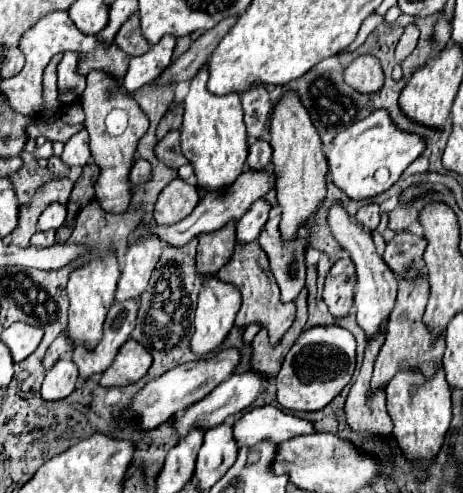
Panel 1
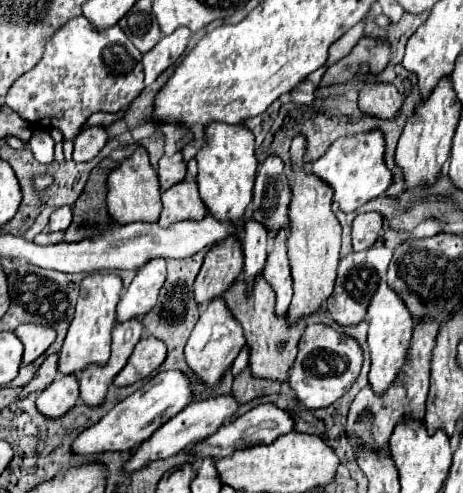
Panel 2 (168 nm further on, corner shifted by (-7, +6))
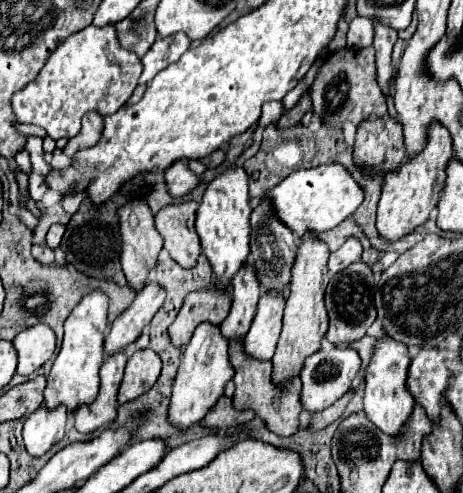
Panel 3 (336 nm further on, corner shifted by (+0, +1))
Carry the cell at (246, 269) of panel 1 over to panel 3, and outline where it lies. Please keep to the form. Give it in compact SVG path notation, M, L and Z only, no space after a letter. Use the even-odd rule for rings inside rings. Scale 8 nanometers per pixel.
M240 342L230 344L230 364L234 368L234 406L236 410L254 410L256 416L262 418L266 428L278 436L294 436L296 428L300 428L300 378L294 378L284 388L276 388L270 380L272 364L270 362L258 362L254 358L248 358L244 354L244 346Z

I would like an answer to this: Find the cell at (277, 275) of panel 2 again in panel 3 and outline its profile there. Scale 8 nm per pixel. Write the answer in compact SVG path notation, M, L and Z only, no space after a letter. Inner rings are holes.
M262 292L262 298L258 302L258 312L244 340L244 352L250 358L272 360L276 342L280 338L282 312L284 312L284 298L274 296L270 292Z

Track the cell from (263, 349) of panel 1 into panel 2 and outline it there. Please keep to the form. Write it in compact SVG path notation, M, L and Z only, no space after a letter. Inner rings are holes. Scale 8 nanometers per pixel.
M247 365L233 381L233 395L239 399L239 403L247 403L261 395L273 395L281 391L281 381L271 381L263 377L255 377L251 373L251 365Z

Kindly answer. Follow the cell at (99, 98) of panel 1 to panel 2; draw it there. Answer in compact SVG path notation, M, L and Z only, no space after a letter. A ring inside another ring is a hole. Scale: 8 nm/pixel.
M137 145L135 151L123 159L117 169L113 169L107 177L107 211L117 223L133 223L133 221L157 221L161 213L159 199L159 181L157 171L149 163L149 153L143 145Z

